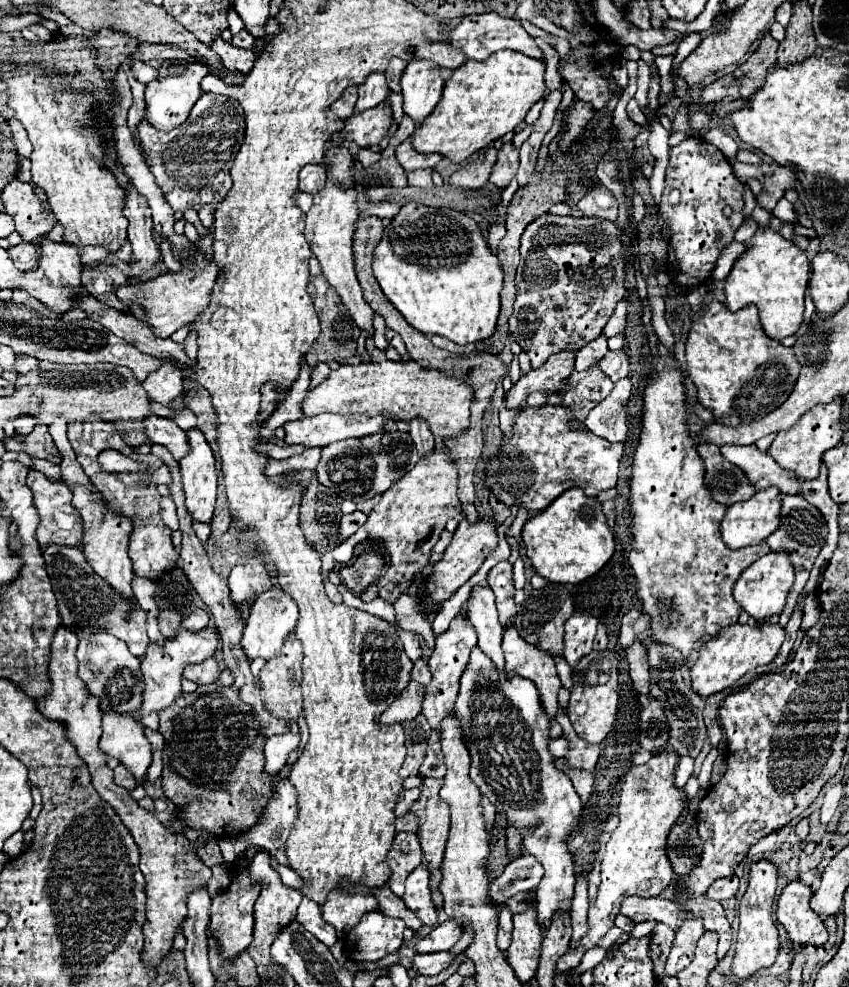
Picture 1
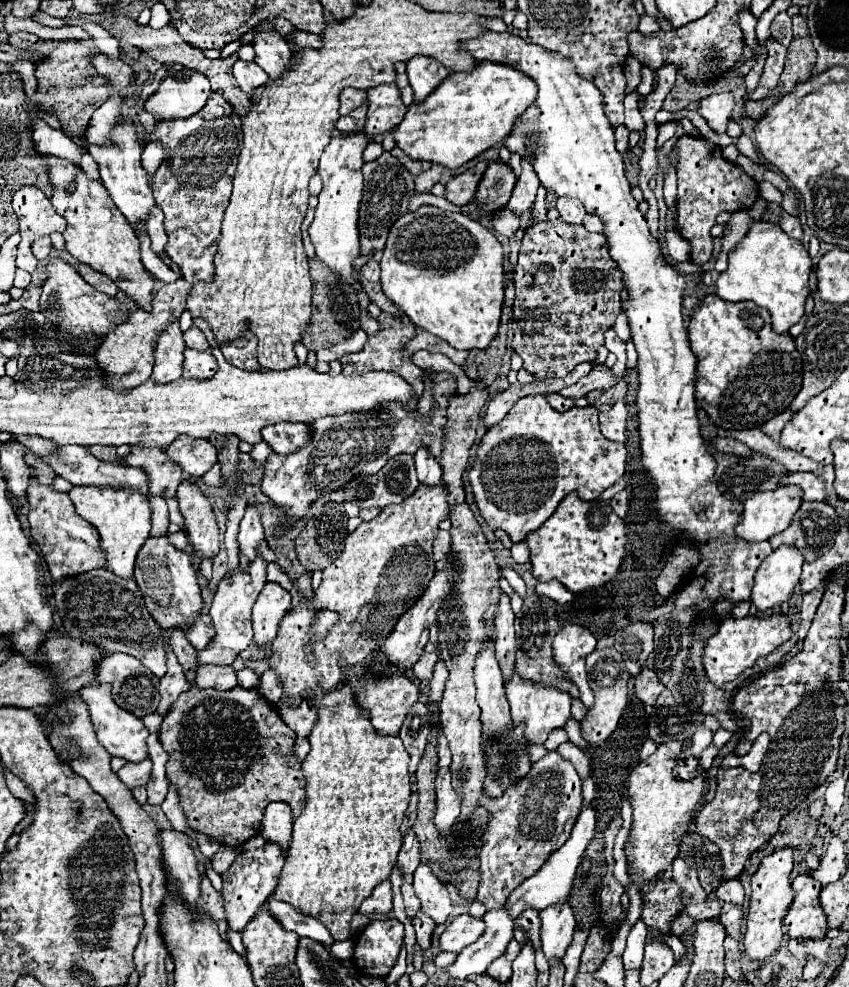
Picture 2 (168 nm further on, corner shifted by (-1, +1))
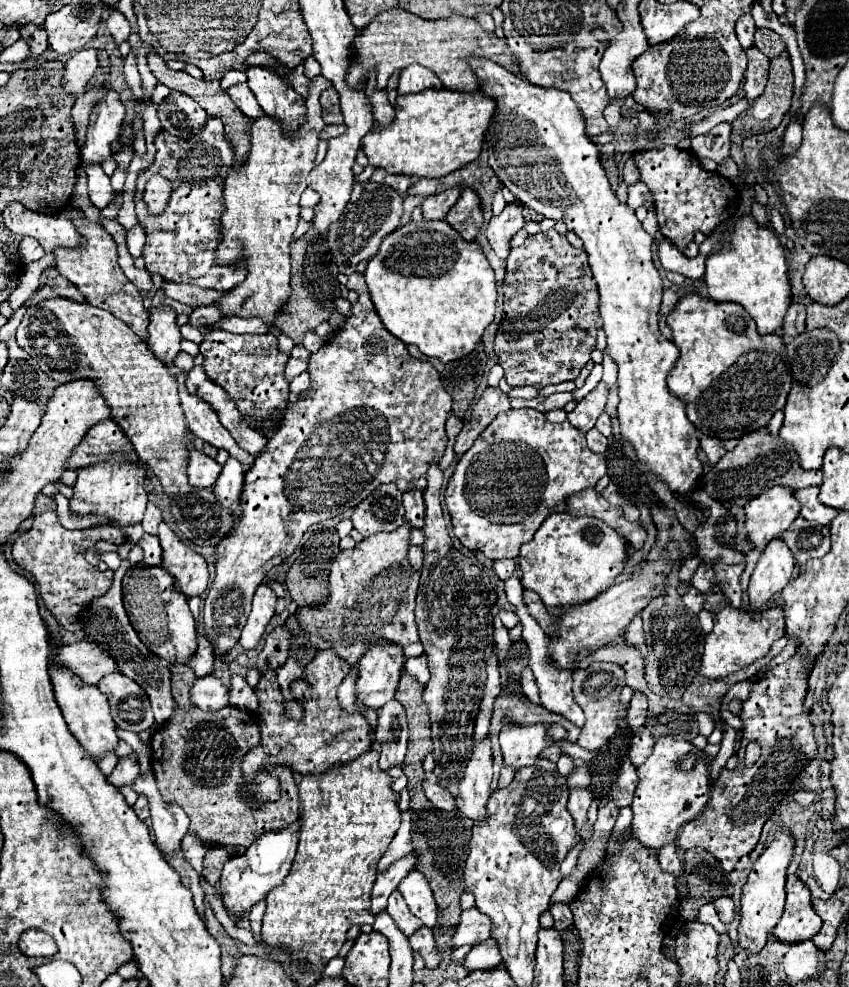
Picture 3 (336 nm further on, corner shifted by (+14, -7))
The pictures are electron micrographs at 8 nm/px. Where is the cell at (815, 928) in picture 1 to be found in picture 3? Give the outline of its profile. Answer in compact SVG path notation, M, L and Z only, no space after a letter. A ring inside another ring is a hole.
M794 874L786 880L786 892L786 908L774 928L774 936L788 944L810 940L820 932L822 926L820 916L812 910L812 894L808 886Z

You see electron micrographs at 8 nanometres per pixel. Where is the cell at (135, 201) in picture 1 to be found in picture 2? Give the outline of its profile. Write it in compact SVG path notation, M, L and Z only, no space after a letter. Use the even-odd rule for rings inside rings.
M123 118L123 122L119 122L119 126L115 128L115 146L89 146L89 152L95 158L95 162L99 164L101 180L103 180L105 188L109 190L113 202L121 210L121 214L129 220L129 224L135 230L147 232L145 224L147 224L147 216L149 216L151 208L155 206L155 200L153 200L153 194L149 188L147 172L141 166L141 142L137 138L133 122L129 118Z

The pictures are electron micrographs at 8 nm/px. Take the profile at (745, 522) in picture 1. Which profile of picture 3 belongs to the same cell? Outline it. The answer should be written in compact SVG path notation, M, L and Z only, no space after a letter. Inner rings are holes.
M774 486L756 496L744 506L748 538L760 550L776 536L786 532L800 514L800 502L794 498L794 490Z

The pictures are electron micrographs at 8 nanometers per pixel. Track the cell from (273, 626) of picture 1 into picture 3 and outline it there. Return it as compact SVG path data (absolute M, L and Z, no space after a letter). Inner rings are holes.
M266 584L258 586L258 590L254 594L254 602L252 602L252 612L250 612L248 622L240 636L240 644L246 650L256 648L256 644L260 642L270 618L274 616L276 600L278 600L278 596L274 594L274 590L270 586L266 586Z

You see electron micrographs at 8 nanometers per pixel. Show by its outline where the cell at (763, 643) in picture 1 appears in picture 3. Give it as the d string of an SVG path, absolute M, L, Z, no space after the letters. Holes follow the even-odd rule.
M726 606L714 618L714 630L704 640L704 656L700 664L700 674L706 678L724 678L754 660L768 654L774 640L784 636L784 608L772 606L760 614L750 614L740 608Z

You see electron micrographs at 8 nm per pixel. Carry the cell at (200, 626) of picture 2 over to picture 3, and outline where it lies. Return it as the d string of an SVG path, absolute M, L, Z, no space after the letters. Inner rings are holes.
M198 636L196 658L192 658L192 662L188 662L188 666L196 672L196 678L214 674L214 648L206 636Z

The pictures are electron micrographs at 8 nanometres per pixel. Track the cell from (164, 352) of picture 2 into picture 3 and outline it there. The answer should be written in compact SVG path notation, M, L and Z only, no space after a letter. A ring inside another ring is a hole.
M152 306L150 312L150 326L148 326L148 348L156 358L160 358L166 366L172 366L174 356L180 352L180 326L176 322L176 312L166 306Z

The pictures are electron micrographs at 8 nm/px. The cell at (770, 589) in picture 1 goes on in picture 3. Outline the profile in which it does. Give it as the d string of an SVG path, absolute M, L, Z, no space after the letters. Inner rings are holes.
M774 538L762 552L750 576L748 596L754 608L764 606L770 598L784 590L796 568L796 560L782 538Z

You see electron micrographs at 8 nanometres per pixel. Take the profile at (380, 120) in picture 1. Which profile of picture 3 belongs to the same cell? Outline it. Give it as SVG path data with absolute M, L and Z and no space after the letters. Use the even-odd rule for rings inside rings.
M374 90L370 96L374 108L374 124L376 126L390 126L394 120L394 106L388 102L386 90Z

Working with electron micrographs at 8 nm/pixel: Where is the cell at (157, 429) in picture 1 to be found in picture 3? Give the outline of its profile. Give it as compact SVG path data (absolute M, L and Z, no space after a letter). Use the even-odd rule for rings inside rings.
M190 450L188 478L190 478L192 486L198 486L198 488L214 486L220 470L222 470L222 466L214 458L210 458L198 450Z

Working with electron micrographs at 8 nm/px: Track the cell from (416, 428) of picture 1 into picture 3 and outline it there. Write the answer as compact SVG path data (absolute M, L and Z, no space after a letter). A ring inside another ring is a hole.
M412 490L408 494L404 494L404 508L406 508L406 522L412 528L422 528L424 526L424 500L422 500L422 492L420 490Z

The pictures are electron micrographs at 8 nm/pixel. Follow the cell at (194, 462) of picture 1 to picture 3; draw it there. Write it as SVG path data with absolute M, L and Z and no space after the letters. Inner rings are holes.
M164 522L158 528L158 538L162 544L160 568L164 568L174 578L174 588L186 598L200 596L208 586L206 560L190 546L182 544Z

